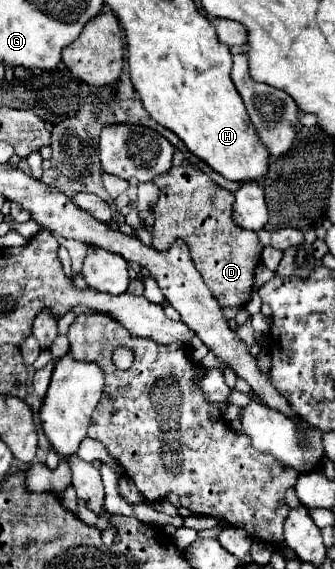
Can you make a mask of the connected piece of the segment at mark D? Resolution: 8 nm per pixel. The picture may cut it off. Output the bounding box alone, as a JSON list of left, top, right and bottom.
[153,149,263,307]

